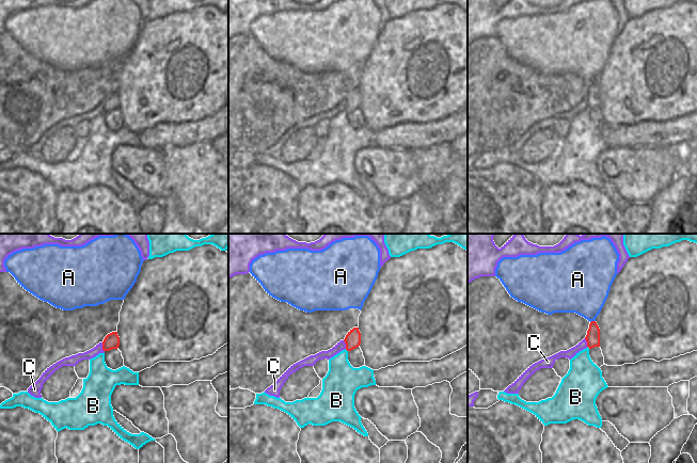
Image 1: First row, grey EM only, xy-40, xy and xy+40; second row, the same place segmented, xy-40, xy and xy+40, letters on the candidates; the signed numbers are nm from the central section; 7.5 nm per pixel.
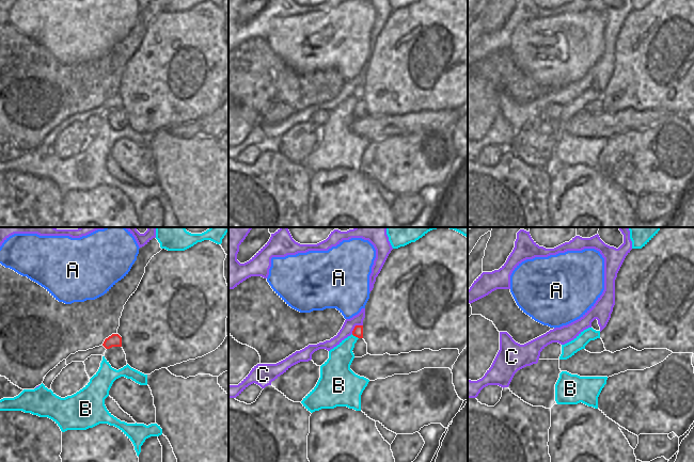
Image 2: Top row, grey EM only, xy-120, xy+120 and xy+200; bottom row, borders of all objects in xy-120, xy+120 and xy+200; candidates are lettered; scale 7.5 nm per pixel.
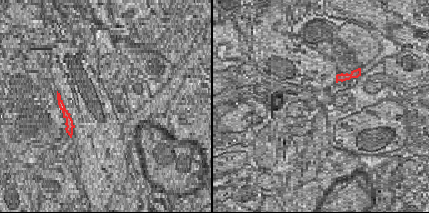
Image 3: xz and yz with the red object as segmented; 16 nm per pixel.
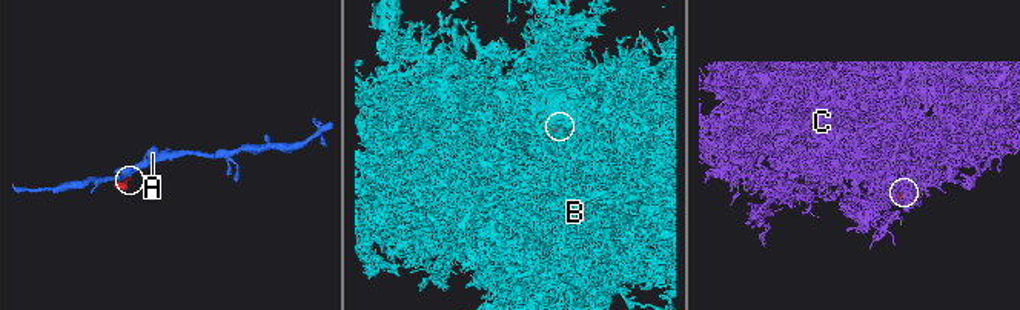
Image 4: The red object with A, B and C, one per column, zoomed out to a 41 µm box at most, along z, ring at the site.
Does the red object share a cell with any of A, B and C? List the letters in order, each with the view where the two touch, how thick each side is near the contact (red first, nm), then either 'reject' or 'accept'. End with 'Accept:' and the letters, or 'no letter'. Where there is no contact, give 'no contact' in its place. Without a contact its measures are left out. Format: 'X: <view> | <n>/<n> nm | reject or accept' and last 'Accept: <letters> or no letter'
A: xy+40 | 110/360 nm | reject
B: xy+40 | 110/280 nm | reject
C: xy-40 | 110/80 nm | reject
Accept: no letter

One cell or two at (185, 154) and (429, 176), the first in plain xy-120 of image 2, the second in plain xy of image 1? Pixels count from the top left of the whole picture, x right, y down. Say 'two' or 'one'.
one

